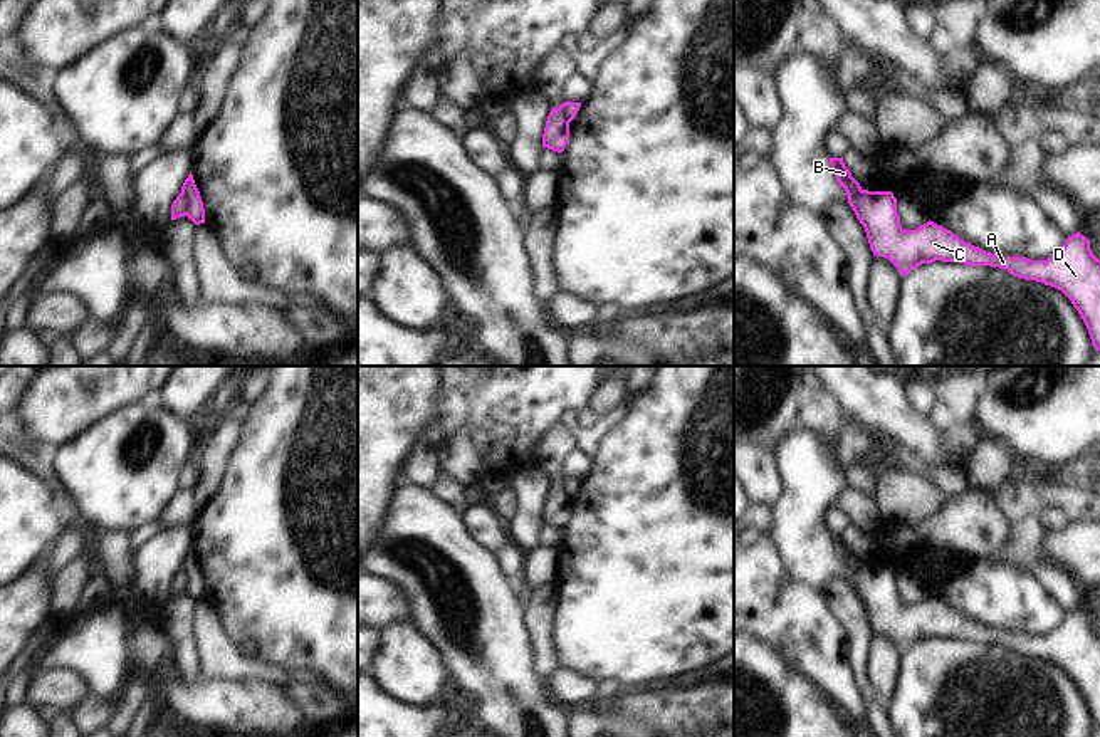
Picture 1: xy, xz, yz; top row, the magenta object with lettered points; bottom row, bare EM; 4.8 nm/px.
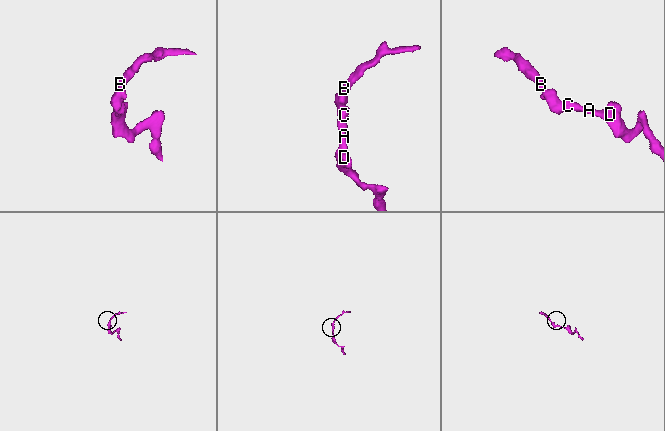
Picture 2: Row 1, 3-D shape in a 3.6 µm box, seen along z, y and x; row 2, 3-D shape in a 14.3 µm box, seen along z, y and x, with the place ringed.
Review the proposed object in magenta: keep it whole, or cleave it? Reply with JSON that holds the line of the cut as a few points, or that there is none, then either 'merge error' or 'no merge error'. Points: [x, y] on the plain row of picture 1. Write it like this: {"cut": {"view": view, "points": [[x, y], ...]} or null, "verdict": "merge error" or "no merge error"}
{"cut": {"view": "xy", "points": [[180, 569], [187, 590]]}, "verdict": "merge error"}

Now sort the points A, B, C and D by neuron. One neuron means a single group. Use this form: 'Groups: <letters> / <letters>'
Groups: A C D / B

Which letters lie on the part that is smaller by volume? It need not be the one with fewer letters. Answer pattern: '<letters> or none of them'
B

